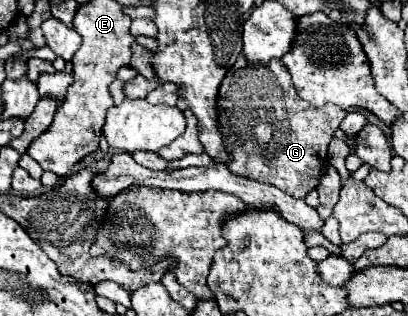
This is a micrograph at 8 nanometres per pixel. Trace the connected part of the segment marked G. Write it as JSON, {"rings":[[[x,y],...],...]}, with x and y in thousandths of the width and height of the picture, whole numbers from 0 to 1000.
{"rings":[[[591,180],[547,250],[537,288],[542,415],[571,491],[556,528],[581,554],[664,579],[703,617],[743,630],[782,592],[806,446],[846,364],[850,351],[816,326],[772,339],[743,320],[689,187],[610,199]]]}

